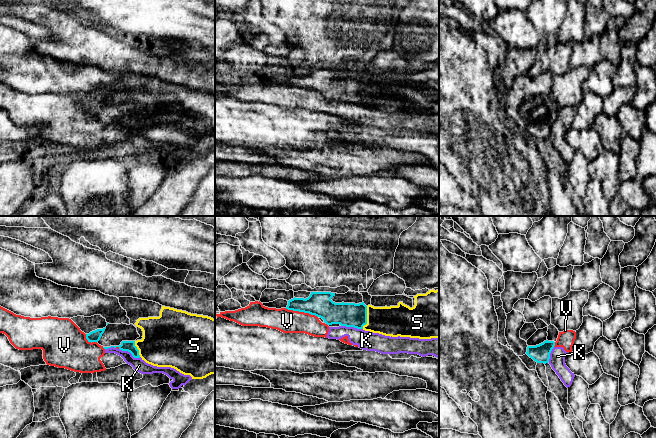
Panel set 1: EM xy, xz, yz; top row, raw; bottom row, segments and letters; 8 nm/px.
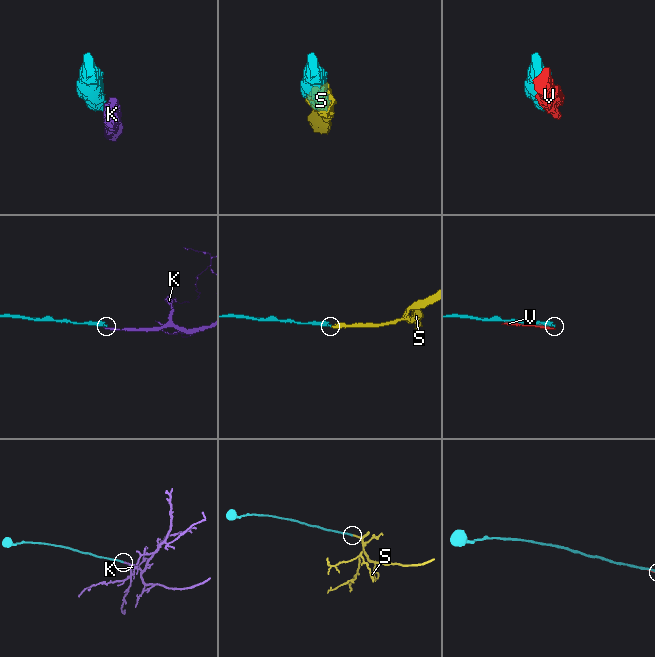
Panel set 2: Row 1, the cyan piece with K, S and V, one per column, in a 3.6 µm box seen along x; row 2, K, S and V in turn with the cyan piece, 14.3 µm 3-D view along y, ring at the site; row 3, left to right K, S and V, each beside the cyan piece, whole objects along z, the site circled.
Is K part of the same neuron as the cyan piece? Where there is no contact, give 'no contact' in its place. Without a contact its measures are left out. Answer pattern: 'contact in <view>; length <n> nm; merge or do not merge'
contact in xy; length 190 nm; do not merge

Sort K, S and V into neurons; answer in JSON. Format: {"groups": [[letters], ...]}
{"groups": [["K", "V"], ["S"]]}

